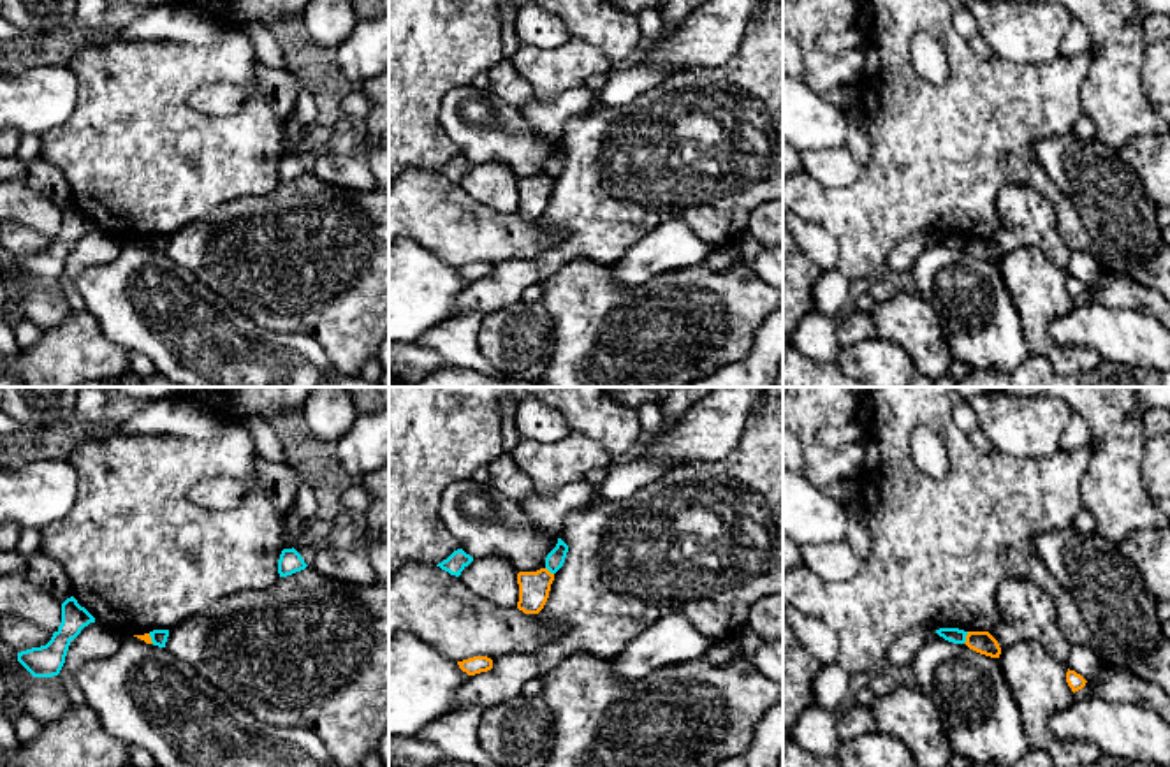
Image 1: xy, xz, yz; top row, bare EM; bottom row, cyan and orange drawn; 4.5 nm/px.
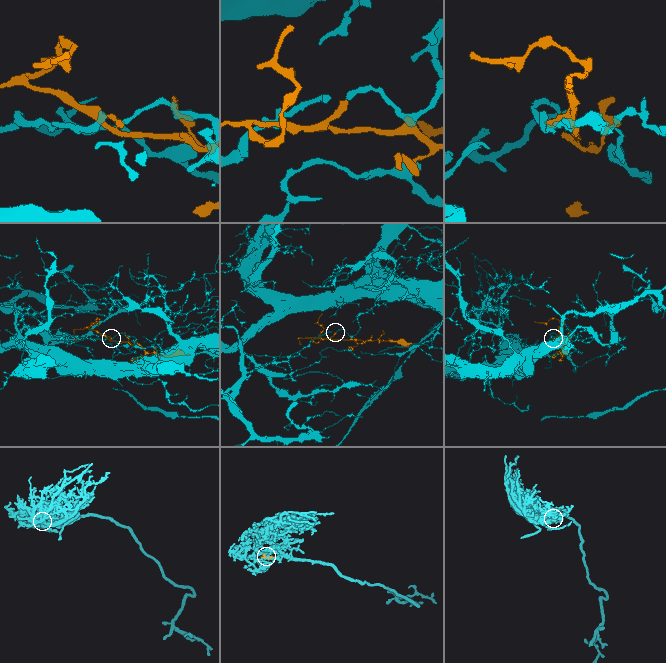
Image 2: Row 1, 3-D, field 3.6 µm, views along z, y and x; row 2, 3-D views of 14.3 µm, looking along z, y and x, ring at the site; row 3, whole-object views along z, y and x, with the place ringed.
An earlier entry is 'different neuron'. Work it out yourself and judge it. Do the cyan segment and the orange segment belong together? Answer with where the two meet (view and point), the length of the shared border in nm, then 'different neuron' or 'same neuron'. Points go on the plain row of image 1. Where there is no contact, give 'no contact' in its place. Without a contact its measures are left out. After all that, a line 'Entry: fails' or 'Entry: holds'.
contact yz (965, 243); length 60 nm; different neuron
Entry: holds

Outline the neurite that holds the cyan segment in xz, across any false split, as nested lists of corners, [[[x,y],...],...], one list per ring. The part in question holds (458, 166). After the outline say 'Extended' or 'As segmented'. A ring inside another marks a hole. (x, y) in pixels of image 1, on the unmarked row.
[[[463,155],[454,157],[447,165],[438,169],[442,176],[449,178],[450,181],[459,183],[461,178],[473,167],[470,160],[466,160]]]. As segmented

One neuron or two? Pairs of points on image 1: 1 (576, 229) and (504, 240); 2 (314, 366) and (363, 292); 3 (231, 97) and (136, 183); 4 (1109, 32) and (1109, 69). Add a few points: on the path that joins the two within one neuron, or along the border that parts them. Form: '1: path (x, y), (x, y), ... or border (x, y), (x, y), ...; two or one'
1: border (562, 234), (551, 247), (526, 257); two
2: border (287, 331), (308, 335), (336, 368); two
3: border (187, 97), (212, 115), (231, 115), (250, 102); two
4: path (1109, 41), (1109, 60); one

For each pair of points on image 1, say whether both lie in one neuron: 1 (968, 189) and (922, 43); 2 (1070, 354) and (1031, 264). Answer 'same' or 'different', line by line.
1: different
2: same

